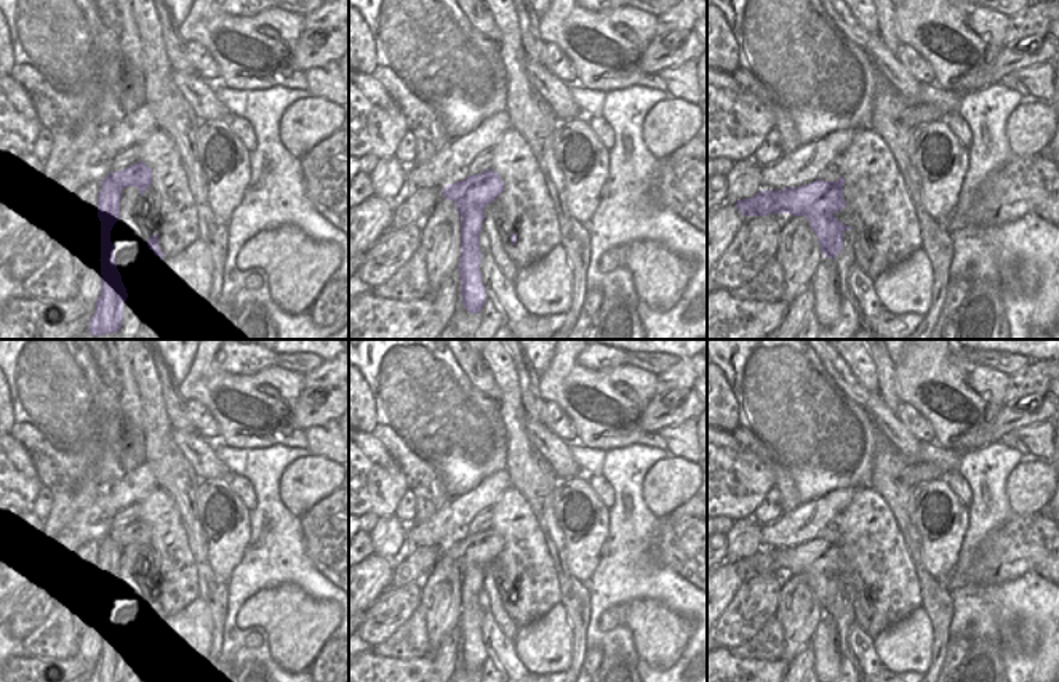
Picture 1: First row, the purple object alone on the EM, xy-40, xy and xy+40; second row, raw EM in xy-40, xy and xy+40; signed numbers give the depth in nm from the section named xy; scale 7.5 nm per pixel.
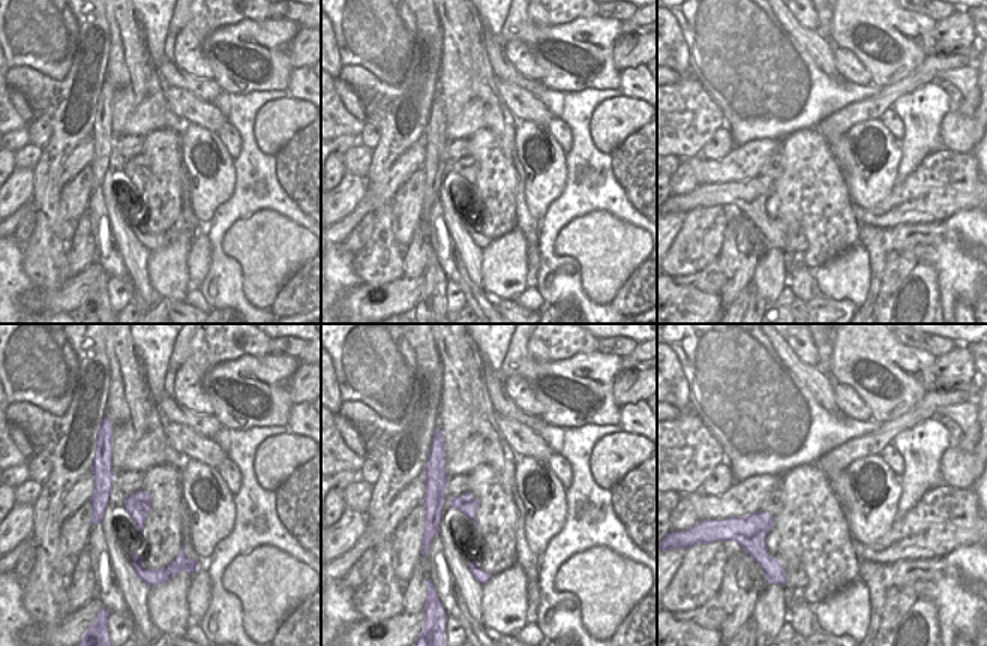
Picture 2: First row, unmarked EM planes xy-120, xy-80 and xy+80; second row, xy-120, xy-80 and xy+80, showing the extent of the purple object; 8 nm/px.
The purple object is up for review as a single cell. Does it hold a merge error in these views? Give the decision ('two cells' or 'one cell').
two cells

